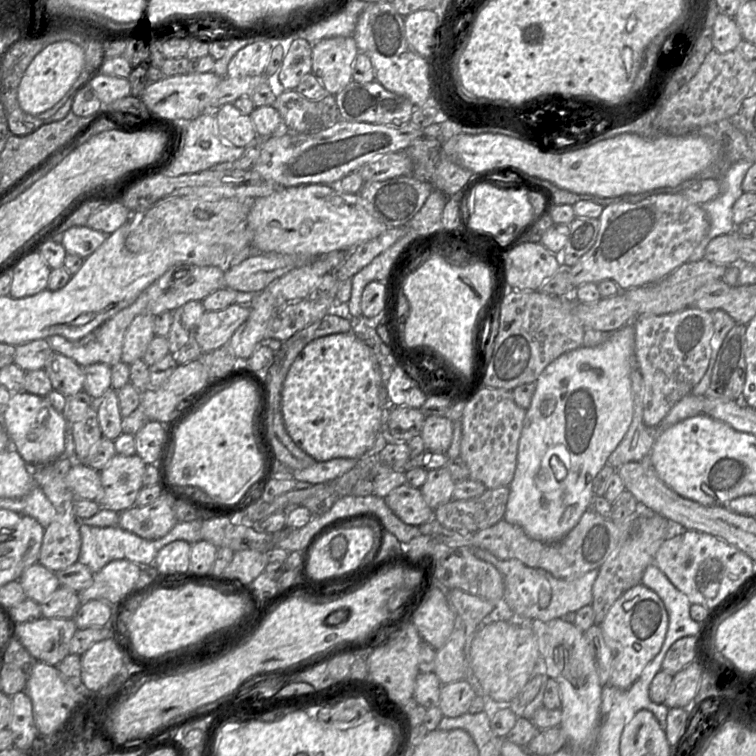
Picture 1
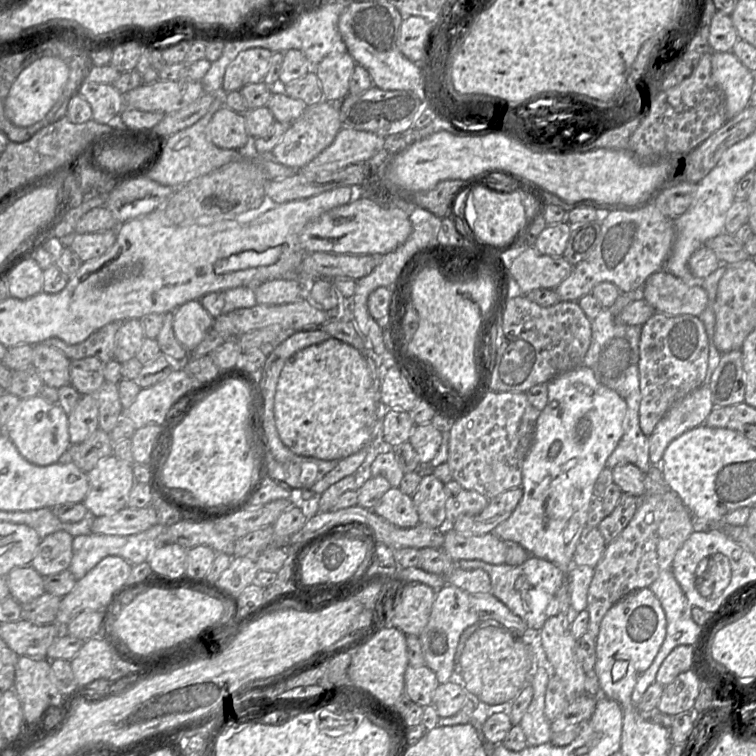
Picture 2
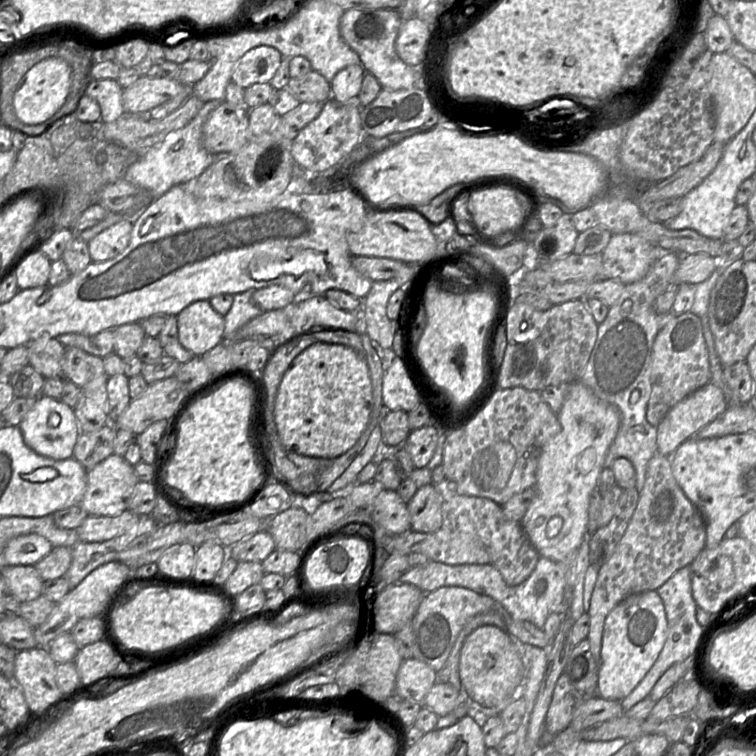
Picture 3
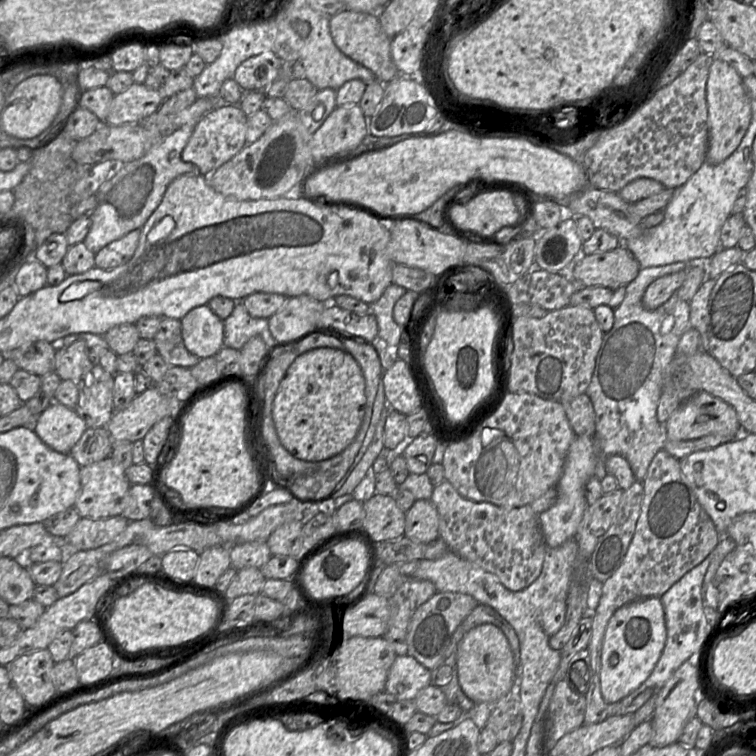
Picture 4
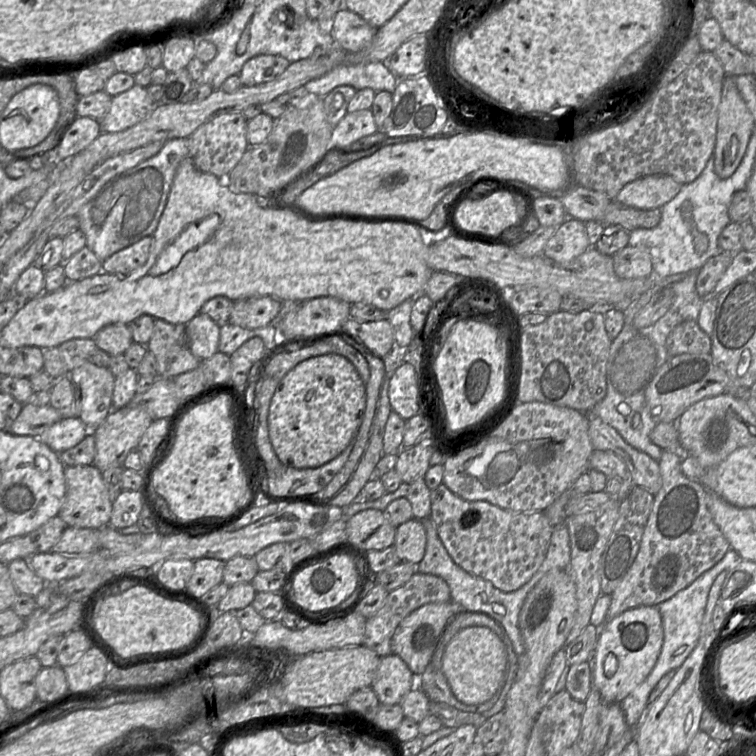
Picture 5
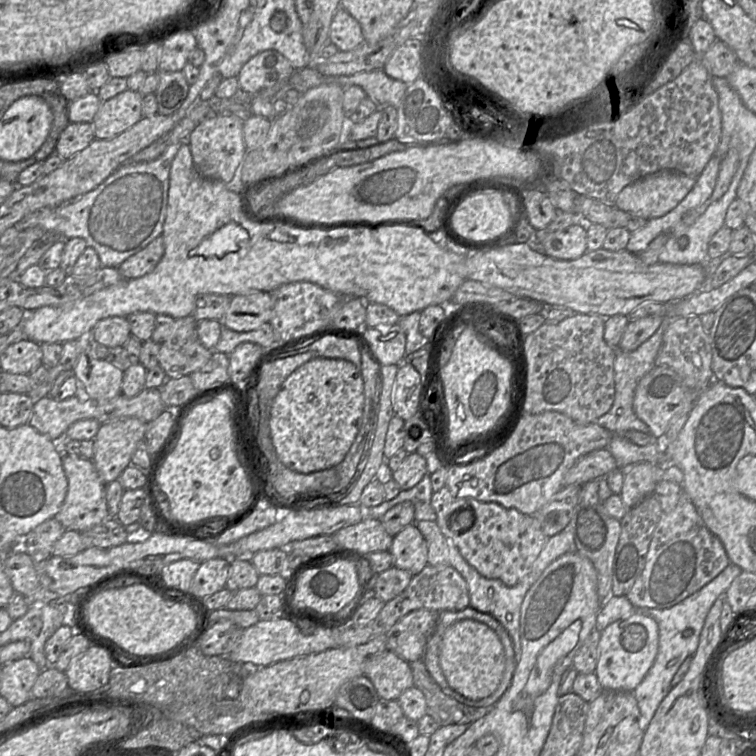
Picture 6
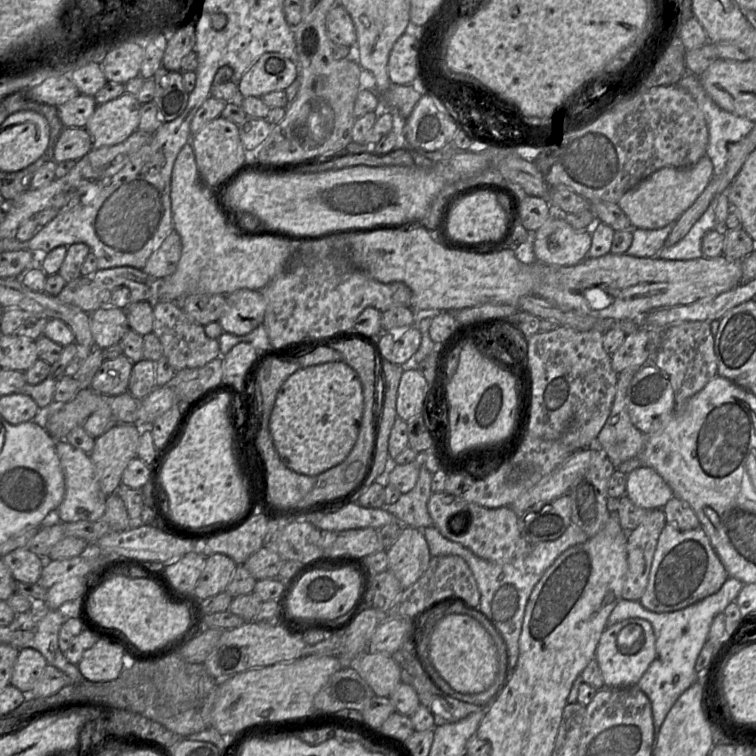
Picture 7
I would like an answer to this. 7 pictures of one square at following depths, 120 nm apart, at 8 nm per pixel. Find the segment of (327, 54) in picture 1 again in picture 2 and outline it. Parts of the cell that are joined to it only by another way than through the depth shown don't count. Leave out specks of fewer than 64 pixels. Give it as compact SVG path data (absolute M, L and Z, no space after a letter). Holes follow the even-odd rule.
M347 52L328 55L312 69L321 82L324 100L340 102L349 94L349 80L355 66L355 60Z

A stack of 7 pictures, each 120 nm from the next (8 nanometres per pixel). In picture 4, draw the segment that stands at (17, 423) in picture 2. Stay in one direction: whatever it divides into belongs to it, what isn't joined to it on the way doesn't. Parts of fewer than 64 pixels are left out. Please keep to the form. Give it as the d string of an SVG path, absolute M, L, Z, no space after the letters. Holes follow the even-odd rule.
M54 401L31 425L38 437L51 449L70 454L88 429L75 409Z

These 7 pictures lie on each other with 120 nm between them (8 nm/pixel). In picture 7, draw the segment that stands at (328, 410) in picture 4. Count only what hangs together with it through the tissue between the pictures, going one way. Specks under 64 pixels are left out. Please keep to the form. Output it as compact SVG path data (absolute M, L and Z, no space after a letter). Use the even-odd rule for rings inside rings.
M345 362L299 369L280 387L270 416L270 433L280 459L290 470L307 476L339 465L357 441L363 409L359 376Z

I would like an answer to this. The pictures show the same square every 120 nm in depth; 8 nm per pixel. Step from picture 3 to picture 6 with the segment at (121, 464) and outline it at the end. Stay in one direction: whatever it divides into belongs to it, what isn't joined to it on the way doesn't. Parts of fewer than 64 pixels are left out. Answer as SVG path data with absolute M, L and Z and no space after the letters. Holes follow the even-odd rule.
M63 453L63 468L68 480L68 490L59 512L55 518L66 530L84 532L109 517L105 498L105 483L93 460L82 459Z

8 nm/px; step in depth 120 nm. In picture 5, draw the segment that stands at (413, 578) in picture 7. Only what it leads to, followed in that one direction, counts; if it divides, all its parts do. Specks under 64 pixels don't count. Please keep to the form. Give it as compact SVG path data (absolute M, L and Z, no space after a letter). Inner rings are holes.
M413 518L396 528L393 547L400 562L419 564L426 550L426 532L420 520Z

